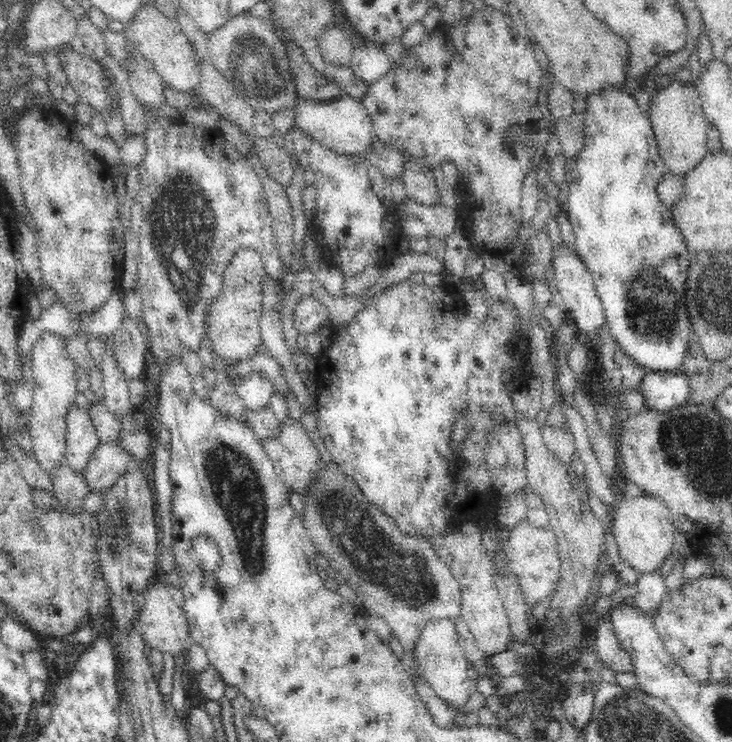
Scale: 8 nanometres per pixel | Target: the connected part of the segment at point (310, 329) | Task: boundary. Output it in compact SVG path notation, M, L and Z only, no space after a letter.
M304 295L294 311L296 330L304 334L304 338L318 330L320 326L326 326L328 318L330 318L328 308L312 296Z

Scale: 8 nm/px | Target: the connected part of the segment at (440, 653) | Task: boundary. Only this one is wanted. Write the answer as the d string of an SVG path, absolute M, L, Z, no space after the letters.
M434 619L424 625L415 646L419 669L440 699L450 706L462 707L471 694L469 685L469 660L463 653L455 622L452 619Z

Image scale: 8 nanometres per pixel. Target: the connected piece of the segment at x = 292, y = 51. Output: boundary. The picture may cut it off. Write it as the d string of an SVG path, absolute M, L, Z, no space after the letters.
M286 40L289 49L290 68L297 86L300 98L310 102L328 103L347 94L345 89L336 81L310 65L304 57L301 48Z

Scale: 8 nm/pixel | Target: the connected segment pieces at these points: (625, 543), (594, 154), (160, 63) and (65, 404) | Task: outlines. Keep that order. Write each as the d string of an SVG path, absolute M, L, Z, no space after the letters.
M640 494L636 500L626 498L617 501L616 508L612 511L612 534L615 537L619 556L634 570L642 574L660 571L662 562L666 560L666 556L674 546L674 535L677 533L671 511L659 498L648 494Z
M606 91L602 95L590 95L587 98L587 108L584 115L585 145L580 151L580 156L575 160L577 164L571 172L567 198L567 218L574 227L574 236L576 237L575 256L593 277L592 281L594 281L598 297L602 302L605 322L608 325L608 331L612 335L612 339L620 345L620 348L636 365L644 368L646 372L657 370L659 372L676 373L686 362L685 356L689 351L689 344L695 339L690 312L686 309L686 297L689 291L686 289L686 281L689 278L690 266L692 266L695 255L690 253L688 245L686 245L686 238L682 235L682 230L678 229L677 222L674 221L673 209L666 207L658 194L658 185L664 174L669 171L669 168L665 165L665 161L659 152L658 139L653 131L650 117L638 107L633 95L624 91Z
M146 3L136 13L132 26L125 27L124 34L126 40L153 64L161 77L164 88L168 86L180 93L187 92L189 94L199 88L202 80L201 61L197 59L196 52L192 50L192 44L182 33L182 28L176 22L176 18L170 19L154 5Z
M50 332L46 337L35 340L30 350L33 372L31 379L35 384L30 408L30 445L39 467L42 467L48 476L55 473L55 470L65 462L68 409L78 402L79 397L79 391L76 389L77 364L66 352L66 339L66 336Z

